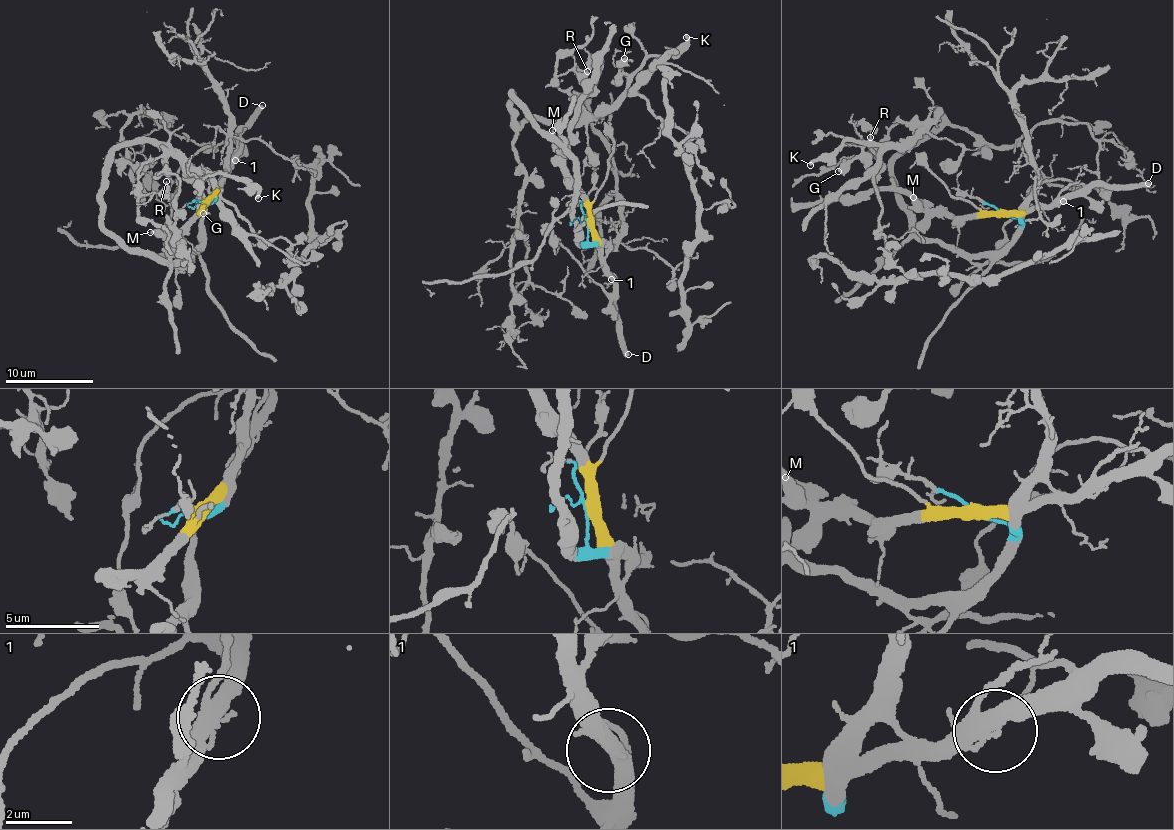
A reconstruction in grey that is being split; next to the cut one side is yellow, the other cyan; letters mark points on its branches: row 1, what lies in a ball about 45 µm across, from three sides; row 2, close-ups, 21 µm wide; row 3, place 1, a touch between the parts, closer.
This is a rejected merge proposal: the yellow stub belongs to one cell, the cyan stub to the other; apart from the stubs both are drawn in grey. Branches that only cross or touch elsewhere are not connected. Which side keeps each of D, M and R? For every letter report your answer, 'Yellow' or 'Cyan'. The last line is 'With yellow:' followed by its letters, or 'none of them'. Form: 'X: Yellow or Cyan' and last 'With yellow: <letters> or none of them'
D: Yellow
M: Yellow
R: Cyan
With yellow: D, M

